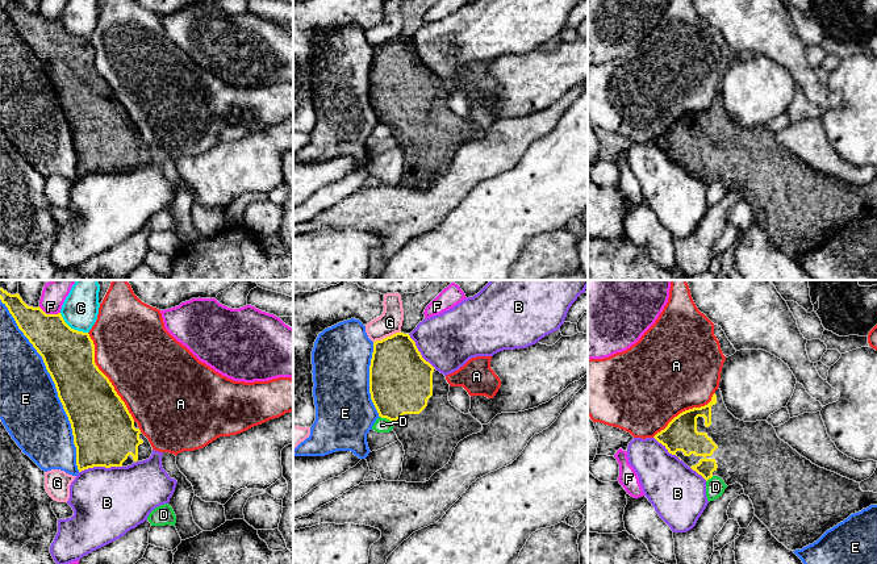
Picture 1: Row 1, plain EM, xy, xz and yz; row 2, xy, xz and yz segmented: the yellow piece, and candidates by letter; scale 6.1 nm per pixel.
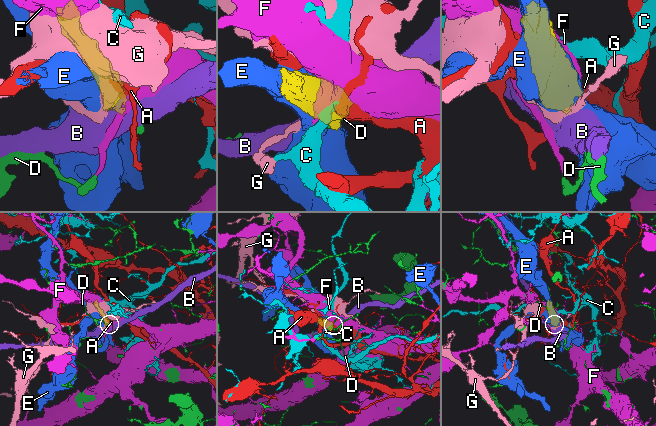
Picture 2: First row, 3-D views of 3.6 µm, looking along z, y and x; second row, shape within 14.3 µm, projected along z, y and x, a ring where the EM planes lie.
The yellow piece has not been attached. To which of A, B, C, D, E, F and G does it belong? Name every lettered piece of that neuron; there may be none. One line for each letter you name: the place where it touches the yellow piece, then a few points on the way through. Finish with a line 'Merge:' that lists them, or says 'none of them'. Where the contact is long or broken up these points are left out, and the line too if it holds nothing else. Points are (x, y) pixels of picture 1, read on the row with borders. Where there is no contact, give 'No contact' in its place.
Merge: none of them

